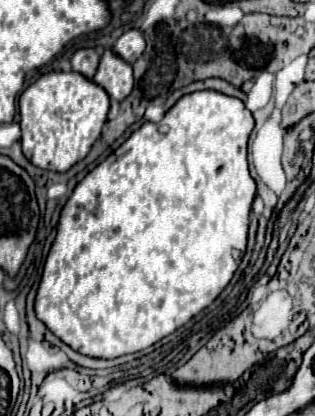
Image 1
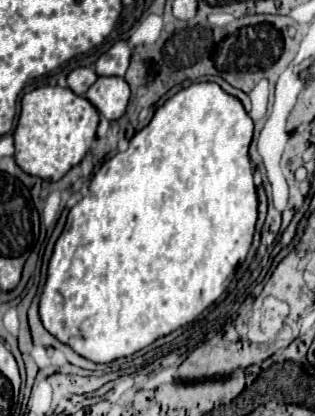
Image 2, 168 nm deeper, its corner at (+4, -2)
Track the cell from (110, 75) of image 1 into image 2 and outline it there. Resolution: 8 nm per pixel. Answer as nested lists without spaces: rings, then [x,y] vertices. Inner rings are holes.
[[[98,77],[98,81],[86,91],[86,97],[100,111],[100,115],[114,121],[126,111],[130,87],[124,77]]]

